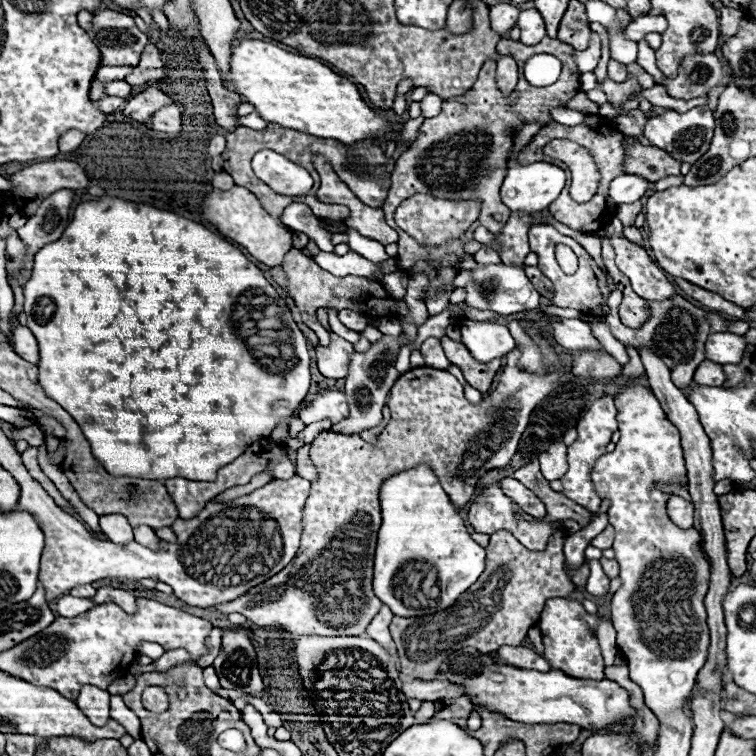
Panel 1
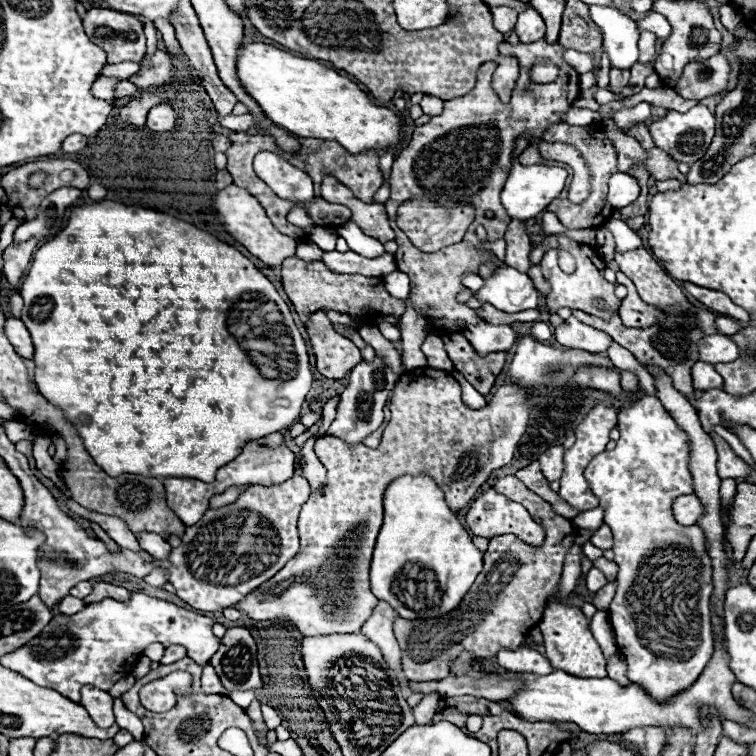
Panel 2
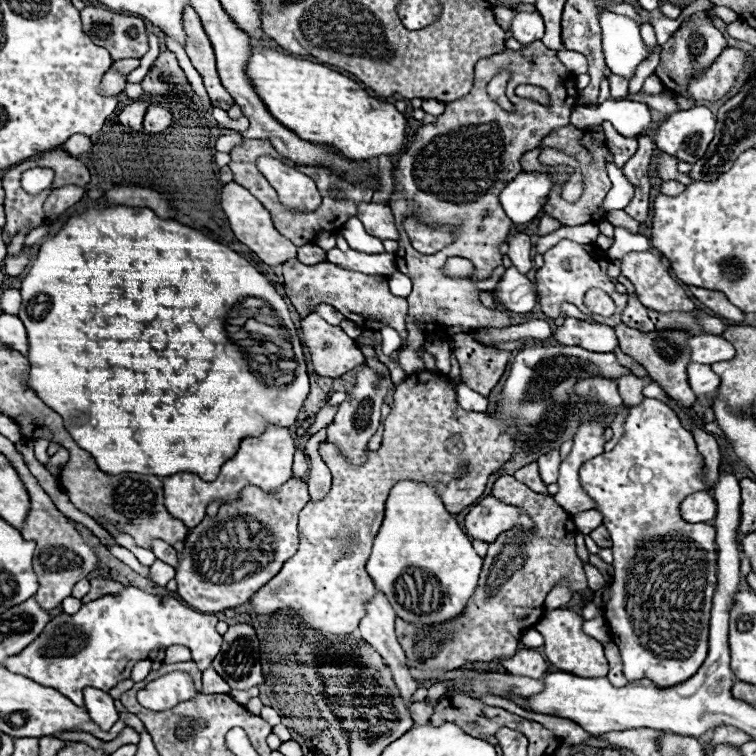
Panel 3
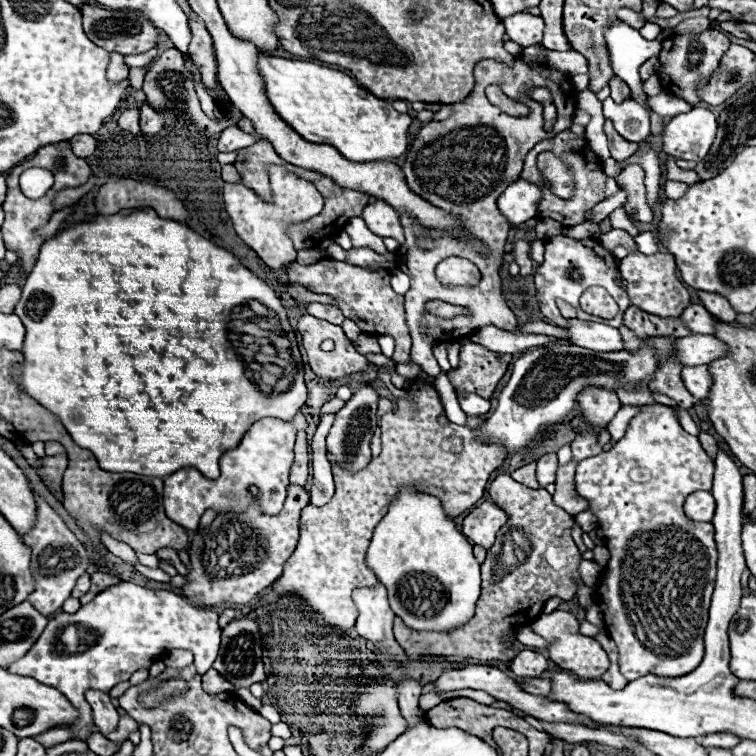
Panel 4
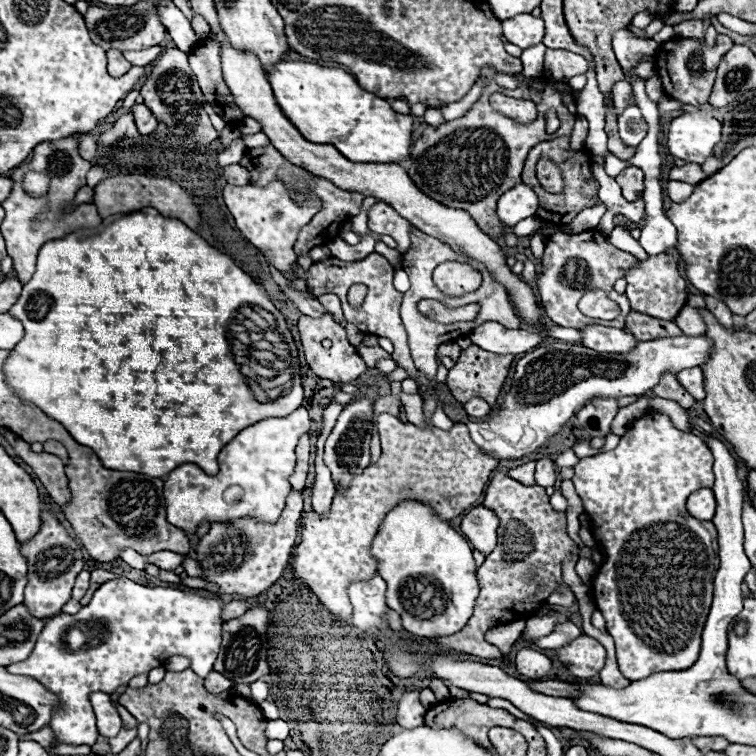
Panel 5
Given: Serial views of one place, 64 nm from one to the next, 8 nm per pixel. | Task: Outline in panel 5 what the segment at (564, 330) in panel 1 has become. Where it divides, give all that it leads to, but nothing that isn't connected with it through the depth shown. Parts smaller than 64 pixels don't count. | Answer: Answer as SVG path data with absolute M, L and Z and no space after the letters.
M588 326L582 328L582 346L592 348L596 352L612 352L612 354L622 354L622 352L632 352L638 344L638 340L624 330L618 328L606 328L606 326Z

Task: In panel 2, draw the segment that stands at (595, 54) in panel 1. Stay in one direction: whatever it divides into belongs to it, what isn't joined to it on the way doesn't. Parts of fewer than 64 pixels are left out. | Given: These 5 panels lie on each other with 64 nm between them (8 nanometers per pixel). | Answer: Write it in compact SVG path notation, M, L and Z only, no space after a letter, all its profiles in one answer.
M566 50L562 58L564 58L578 74L582 74L582 72L592 72L592 68L594 68L594 62L592 62L592 56L590 56L590 54Z

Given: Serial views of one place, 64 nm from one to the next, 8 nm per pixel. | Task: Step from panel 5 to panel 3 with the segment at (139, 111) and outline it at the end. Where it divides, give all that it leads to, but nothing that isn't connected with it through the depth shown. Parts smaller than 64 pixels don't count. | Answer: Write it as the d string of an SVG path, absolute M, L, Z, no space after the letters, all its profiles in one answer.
M152 104L146 114L144 114L144 130L146 132L162 132L166 130L168 126L172 124L172 118L170 118L170 112L162 106L156 106Z

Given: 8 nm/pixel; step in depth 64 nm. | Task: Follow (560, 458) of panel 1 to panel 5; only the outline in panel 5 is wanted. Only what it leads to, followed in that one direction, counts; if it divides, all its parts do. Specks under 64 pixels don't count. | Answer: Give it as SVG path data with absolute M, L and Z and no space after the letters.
M542 458L536 462L536 484L538 486L554 486L556 472L554 472L554 462L550 458Z

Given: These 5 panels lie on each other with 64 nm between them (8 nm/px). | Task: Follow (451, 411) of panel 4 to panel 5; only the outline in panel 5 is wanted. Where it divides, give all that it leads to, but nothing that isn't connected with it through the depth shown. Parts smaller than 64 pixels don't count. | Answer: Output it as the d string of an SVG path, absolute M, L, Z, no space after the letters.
M676 336L676 338L656 338L648 342L640 342L638 348L630 354L600 354L586 346L578 344L566 344L566 342L552 342L534 348L526 356L522 356L516 362L514 382L508 394L504 396L500 408L496 414L492 414L488 420L482 422L470 422L468 418L457 422L464 423L470 428L470 436L476 442L476 446L486 456L494 456L496 460L514 460L522 458L530 452L536 452L542 444L546 444L554 434L560 432L560 428L578 412L582 406L594 398L622 398L622 396L642 396L648 390L652 390L662 374L678 374L680 370L702 366L708 360L710 354L710 340L706 336Z

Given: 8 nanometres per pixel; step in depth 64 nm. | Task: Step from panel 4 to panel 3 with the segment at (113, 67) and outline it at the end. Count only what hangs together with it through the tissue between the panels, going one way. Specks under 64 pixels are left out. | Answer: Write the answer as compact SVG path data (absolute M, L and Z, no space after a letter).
M110 70L110 72L106 72L104 78L102 78L102 90L104 90L106 94L122 92L124 86L126 86L126 74L122 74L122 72Z

